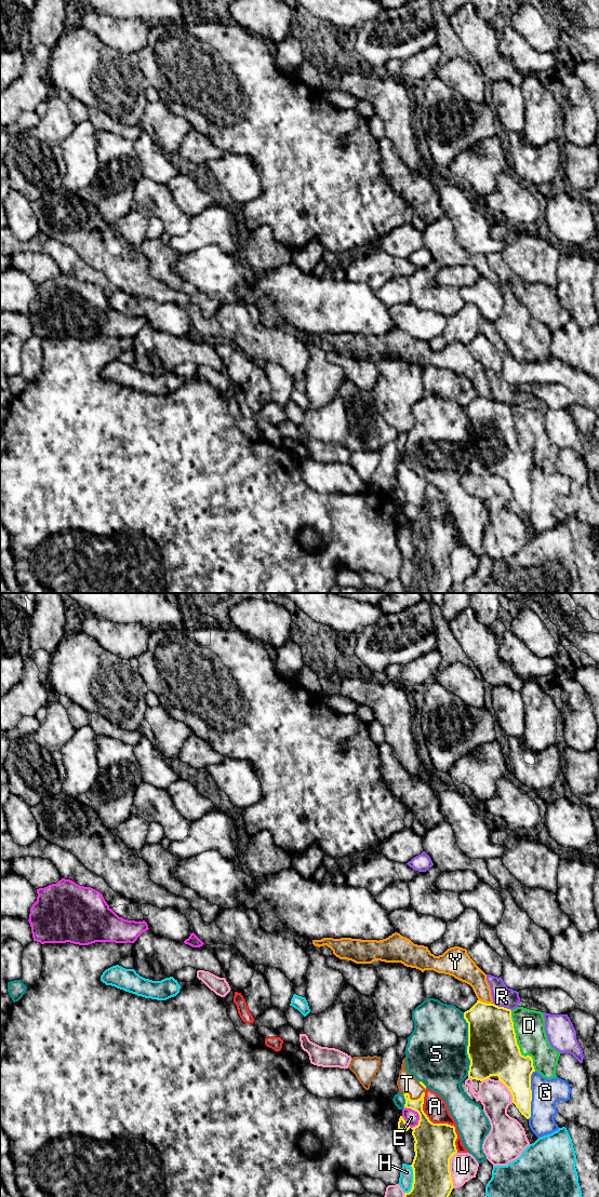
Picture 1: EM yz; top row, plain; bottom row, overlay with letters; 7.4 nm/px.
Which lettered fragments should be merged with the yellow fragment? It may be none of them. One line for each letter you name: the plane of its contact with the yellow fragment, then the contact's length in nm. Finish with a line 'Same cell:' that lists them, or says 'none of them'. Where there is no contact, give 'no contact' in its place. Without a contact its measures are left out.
T: contact in yz; length 160 nm
Same cell: T

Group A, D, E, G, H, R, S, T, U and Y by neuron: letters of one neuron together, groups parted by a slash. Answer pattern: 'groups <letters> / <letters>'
groups A / D / E / G / H / R / S / T / U / Y

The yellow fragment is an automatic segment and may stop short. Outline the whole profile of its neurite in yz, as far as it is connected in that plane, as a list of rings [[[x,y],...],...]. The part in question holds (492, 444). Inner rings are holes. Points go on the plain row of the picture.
[[[480,395],[464,407],[464,414],[468,418],[467,449],[470,455],[468,472],[476,475],[485,475],[491,471],[497,471],[510,486],[513,498],[527,514],[531,512],[531,470],[535,467],[533,454],[522,450],[517,439],[511,405],[487,399]]]

